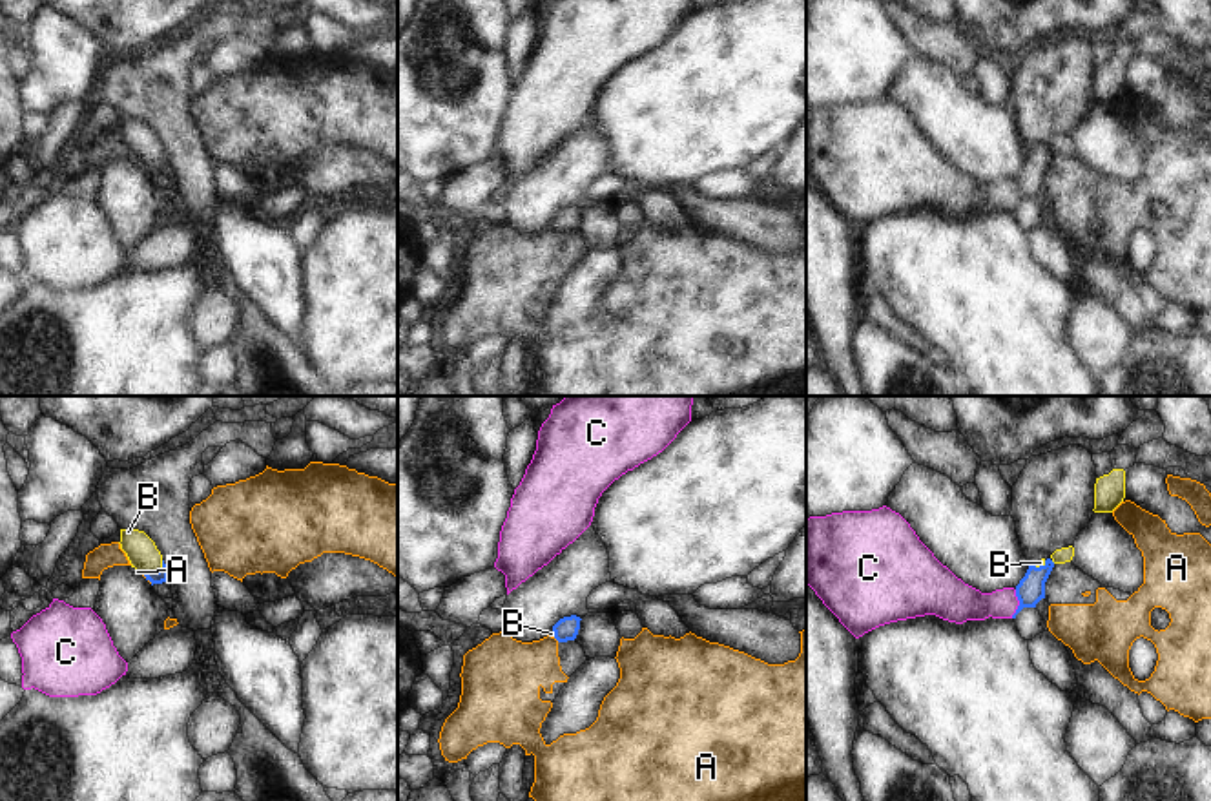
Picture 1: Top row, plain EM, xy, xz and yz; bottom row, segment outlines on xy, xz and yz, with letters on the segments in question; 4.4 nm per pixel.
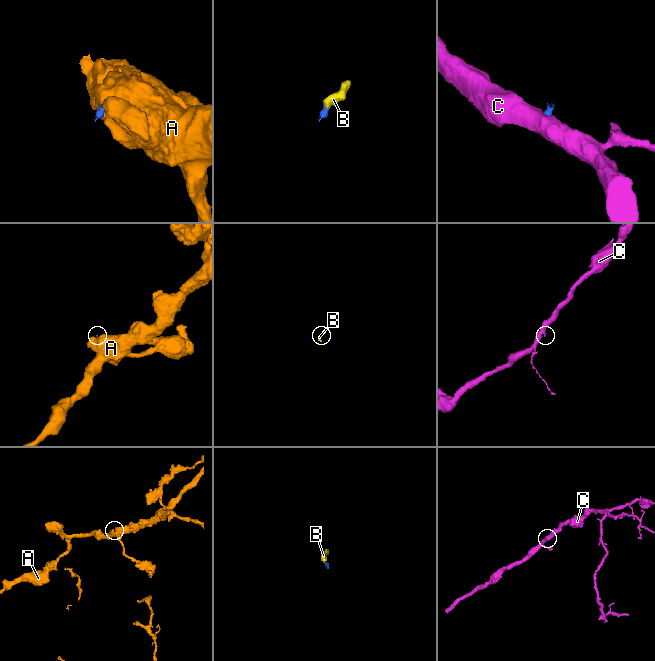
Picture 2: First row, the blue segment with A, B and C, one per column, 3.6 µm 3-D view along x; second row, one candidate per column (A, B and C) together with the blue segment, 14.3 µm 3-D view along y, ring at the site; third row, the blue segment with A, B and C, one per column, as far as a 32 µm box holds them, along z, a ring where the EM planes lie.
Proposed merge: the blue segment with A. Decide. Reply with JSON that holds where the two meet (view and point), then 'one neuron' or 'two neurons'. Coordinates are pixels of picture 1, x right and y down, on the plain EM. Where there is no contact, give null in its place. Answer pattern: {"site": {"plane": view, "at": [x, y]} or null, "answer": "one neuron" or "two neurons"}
{"site": {"plane": "xz", "at": [557, 230]}, "answer": "two neurons"}

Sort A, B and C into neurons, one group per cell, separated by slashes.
A / B C

